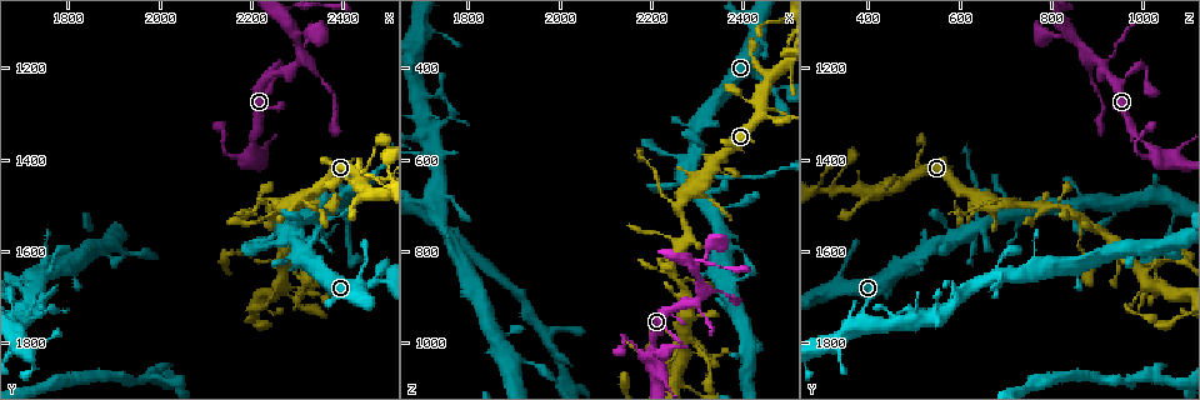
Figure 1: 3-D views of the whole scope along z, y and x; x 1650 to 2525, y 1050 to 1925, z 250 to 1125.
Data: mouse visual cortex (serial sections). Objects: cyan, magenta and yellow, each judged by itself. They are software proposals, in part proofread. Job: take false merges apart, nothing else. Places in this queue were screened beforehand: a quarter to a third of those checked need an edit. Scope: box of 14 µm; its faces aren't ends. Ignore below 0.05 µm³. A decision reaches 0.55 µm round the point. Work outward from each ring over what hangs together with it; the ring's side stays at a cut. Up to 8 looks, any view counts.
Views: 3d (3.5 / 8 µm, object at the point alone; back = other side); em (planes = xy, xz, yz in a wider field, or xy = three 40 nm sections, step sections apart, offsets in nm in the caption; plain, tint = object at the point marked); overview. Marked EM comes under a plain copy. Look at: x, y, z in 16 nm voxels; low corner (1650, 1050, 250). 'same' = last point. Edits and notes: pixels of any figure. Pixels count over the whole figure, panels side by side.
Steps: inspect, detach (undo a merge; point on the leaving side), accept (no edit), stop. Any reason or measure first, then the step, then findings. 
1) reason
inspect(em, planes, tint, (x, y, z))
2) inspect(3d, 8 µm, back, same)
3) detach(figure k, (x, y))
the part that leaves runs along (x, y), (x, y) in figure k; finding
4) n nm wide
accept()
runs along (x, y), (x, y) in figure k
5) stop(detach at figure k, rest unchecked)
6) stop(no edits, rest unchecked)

sharp bend
inspect(3d, 3.5 µm, (2265, 1500, 700))

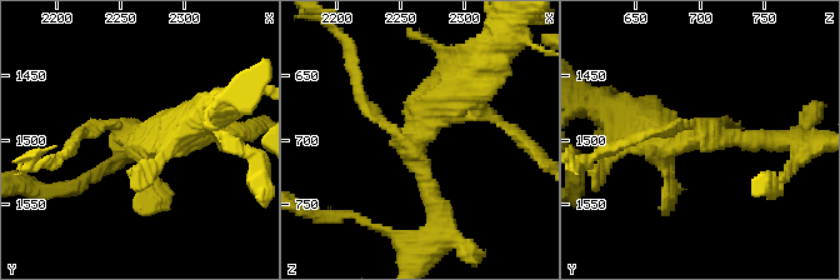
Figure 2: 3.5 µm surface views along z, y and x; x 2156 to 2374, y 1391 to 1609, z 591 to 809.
inspect(em, xy, step 5, tint, (2258, 1498, 700))

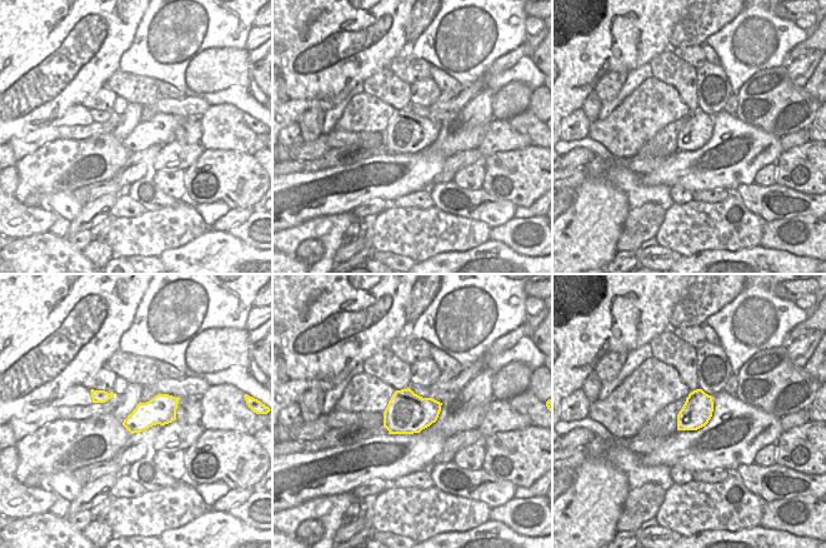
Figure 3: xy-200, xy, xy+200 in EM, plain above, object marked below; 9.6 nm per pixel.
400 nm wide
accept()
runs along (468, 80), (414, 141), (436, 218) in figure 2; continuous, no second cell

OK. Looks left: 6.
narrows sharply
inspect(3d, 8 µm, (2290, 1560, 600))

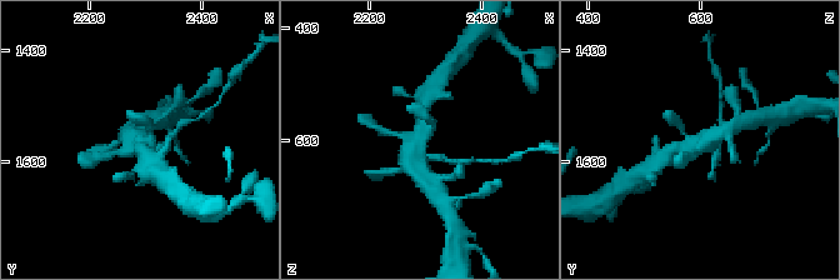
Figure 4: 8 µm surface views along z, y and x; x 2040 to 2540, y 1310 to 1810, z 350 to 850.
need the tissue
inspect(em, xy, step 5, tint, (2290, 1565, 600))

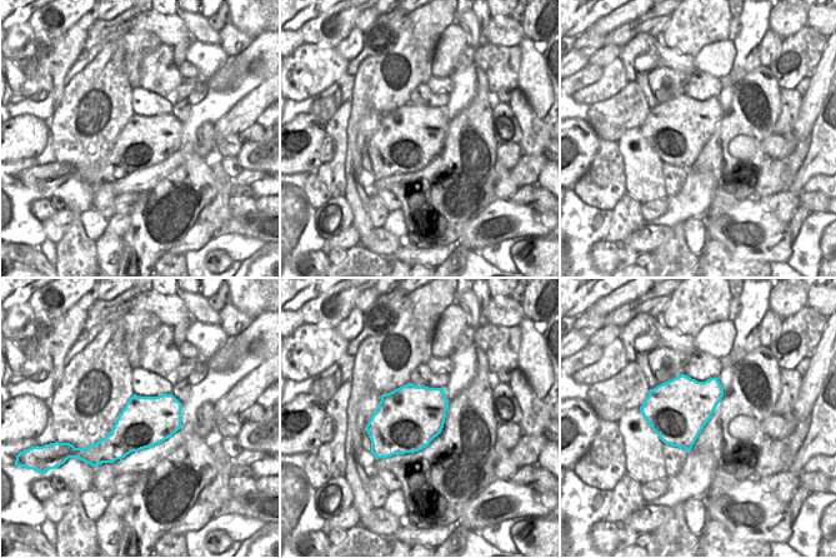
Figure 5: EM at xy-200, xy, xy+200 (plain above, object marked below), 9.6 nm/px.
detach(figure 4, (711, 175))
a second cell is stuck on

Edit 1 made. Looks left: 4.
see it whole again
inspect(overview)

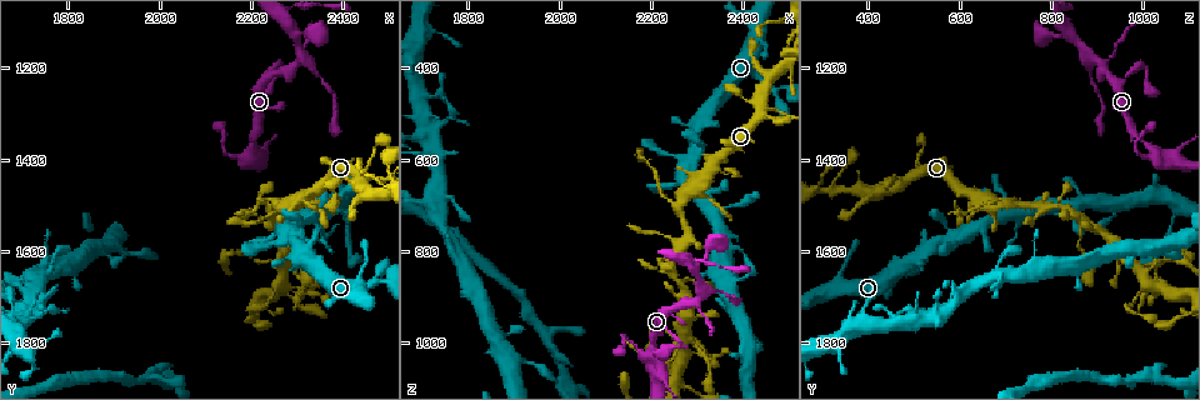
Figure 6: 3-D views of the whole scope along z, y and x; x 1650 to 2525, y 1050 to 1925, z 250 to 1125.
narrows sharply
inspect(3d, 3.5 µm, (2235, 1210, 970))

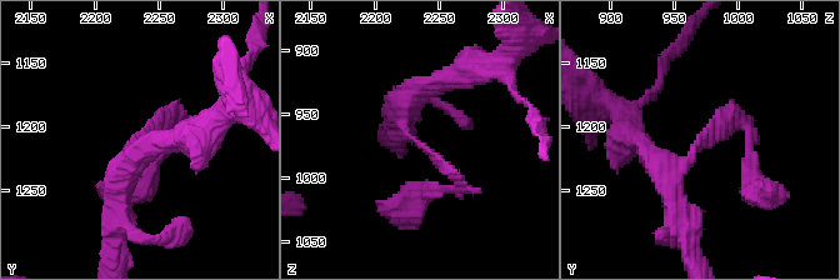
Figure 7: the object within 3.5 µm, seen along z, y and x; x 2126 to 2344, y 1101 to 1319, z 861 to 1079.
arms of 150, 300 nm
inspect(em, xy, step 1, tint, (2232, 1212, 970))

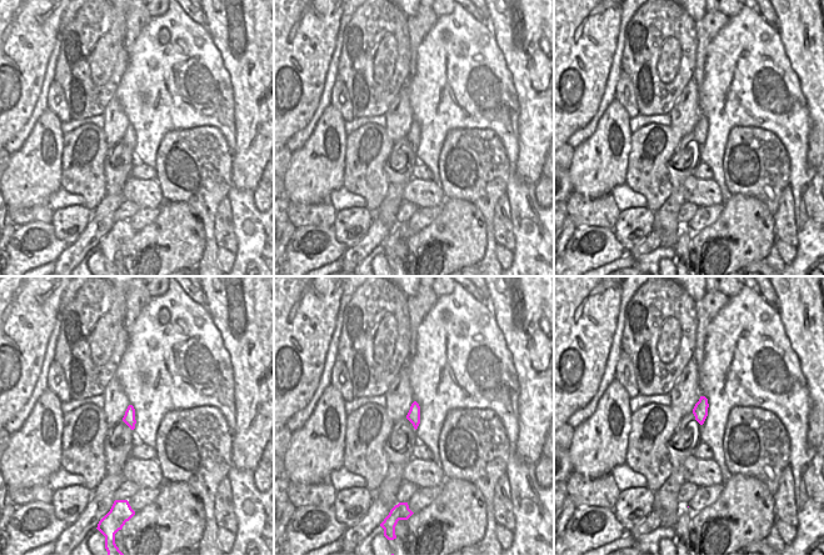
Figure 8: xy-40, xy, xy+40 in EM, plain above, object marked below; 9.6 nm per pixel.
accept()
runs along (399, 115), (453, 173), (453, 189) in figure 7; continuous, no second cell

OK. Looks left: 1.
stop(detach at figure 4, rest unchecked)

